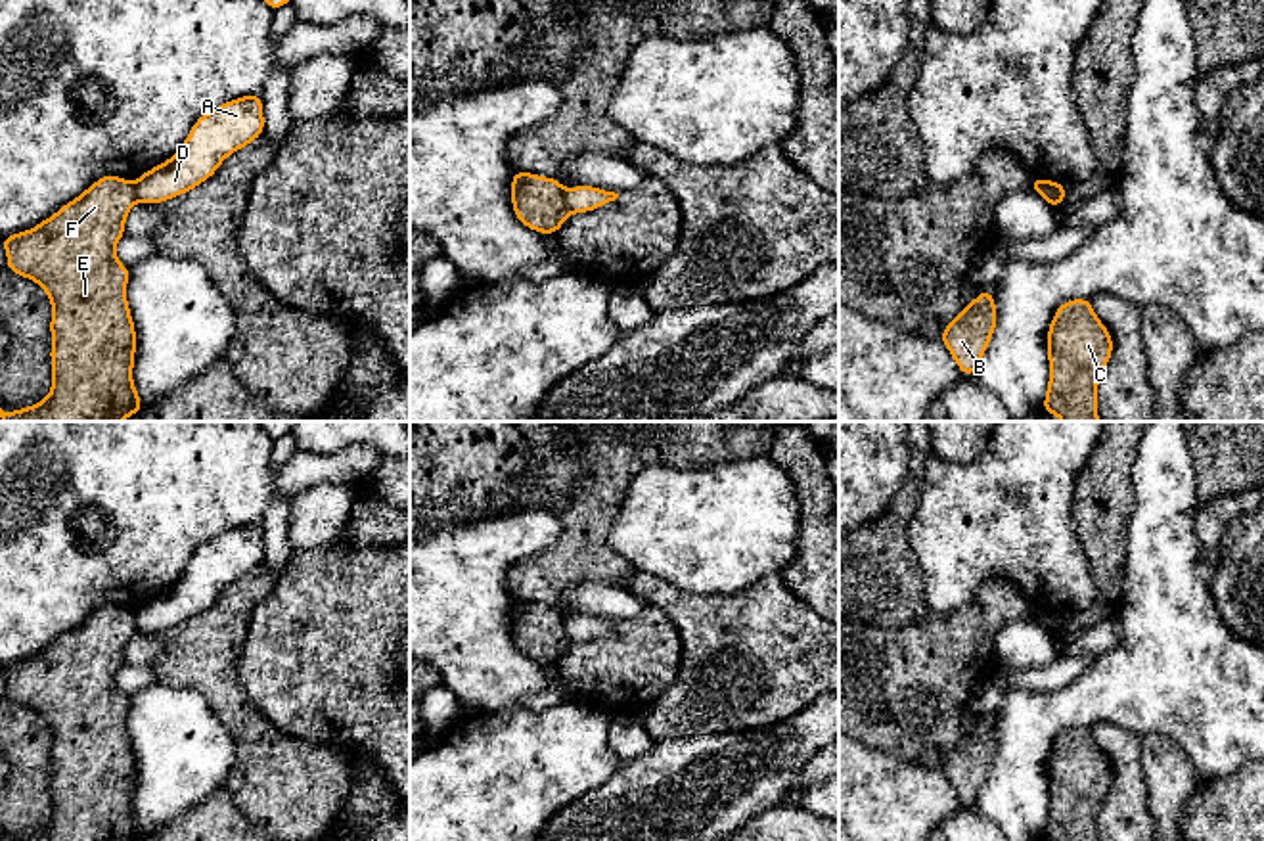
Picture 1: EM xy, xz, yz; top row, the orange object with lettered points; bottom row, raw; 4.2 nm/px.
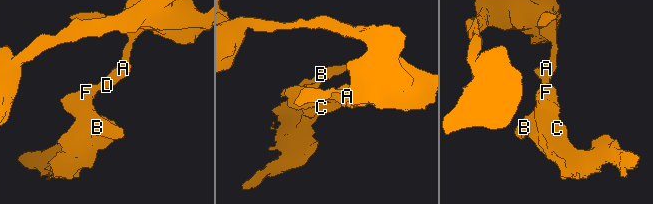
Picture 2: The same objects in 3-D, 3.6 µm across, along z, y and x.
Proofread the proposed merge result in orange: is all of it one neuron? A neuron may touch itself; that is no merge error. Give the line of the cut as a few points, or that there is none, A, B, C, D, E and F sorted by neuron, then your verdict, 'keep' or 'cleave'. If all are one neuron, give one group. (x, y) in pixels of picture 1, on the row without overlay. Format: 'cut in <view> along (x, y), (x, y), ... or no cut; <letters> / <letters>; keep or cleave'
cut in xz along (562, 621), (569, 642); A D / B C E F; cleave

